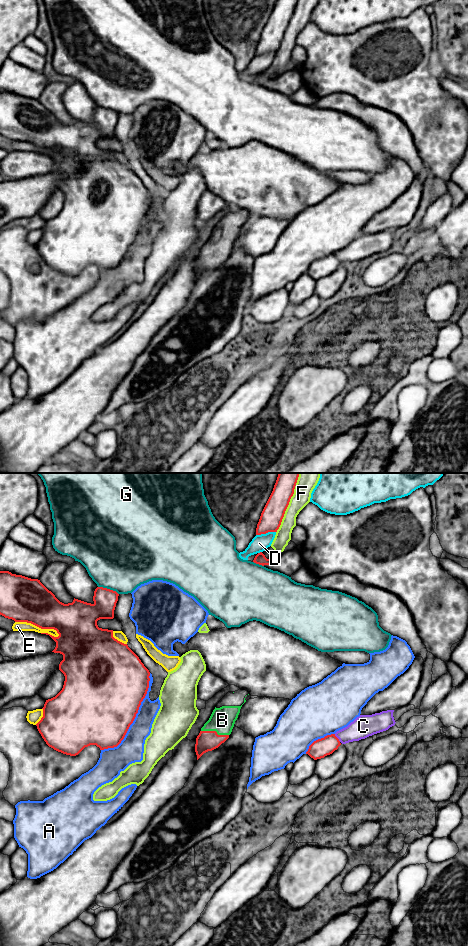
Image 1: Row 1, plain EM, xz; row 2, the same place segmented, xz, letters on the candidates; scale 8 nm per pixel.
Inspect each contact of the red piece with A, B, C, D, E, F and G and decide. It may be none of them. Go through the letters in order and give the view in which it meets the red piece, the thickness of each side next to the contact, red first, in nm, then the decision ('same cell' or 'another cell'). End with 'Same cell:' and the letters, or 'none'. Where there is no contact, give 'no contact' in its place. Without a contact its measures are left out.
A: contact in xz; calibres 500 and 190 nm; another cell
B: contact in xz; calibres 160 and 200 nm; same cell
C: contact in xz; calibres 150 and 180 nm; another cell
D: contact in xz; calibres 180 and 140 nm; another cell
E: contact in xz; calibres 360 and 80 nm; another cell
F: contact in xz; calibres 180 and 140 nm; another cell
G: contact in xz; calibres 180 and 500 nm; another cell
Same cell: B

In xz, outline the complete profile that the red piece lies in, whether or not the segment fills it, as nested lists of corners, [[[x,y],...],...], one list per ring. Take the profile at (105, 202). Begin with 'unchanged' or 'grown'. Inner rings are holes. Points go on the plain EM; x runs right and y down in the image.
unchanged; [[[0,91],[0,135],[4,136],[5,138],[12,139],[15,142],[31,143],[41,149],[54,149],[59,154],[58,157],[54,157],[48,153],[41,153],[49,155],[56,162],[56,167],[52,172],[60,173],[63,175],[63,180],[59,184],[59,190],[64,194],[65,201],[62,210],[55,217],[46,220],[44,227],[42,228],[43,237],[36,244],[36,246],[46,264],[54,270],[63,274],[76,276],[85,267],[88,267],[90,265],[96,265],[100,268],[100,270],[117,267],[124,259],[130,245],[133,243],[136,234],[138,233],[141,222],[147,214],[150,201],[149,190],[144,186],[139,177],[128,167],[127,164],[124,164],[113,157],[113,150],[102,149],[99,148],[97,145],[97,141],[100,139],[114,138],[114,130],[118,121],[118,116],[119,114],[116,111],[103,107],[97,107],[94,111],[93,124],[75,118],[72,123],[64,124],[60,122],[55,117],[55,115],[40,102],[40,100],[31,99],[22,95],[12,94],[9,91]]]

